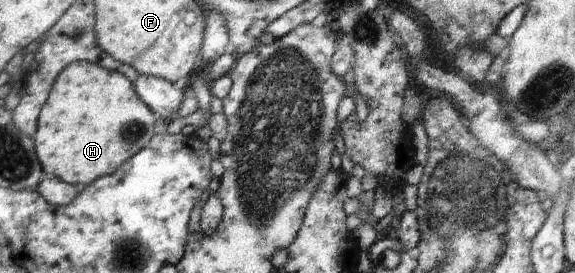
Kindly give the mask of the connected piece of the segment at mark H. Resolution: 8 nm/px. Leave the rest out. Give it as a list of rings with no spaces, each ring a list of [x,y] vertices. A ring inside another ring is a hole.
[[[86,60],[76,62],[60,74],[49,97],[38,120],[34,145],[45,174],[66,183],[81,188],[95,184],[101,177],[119,170],[123,163],[147,148],[155,137],[155,123],[160,116],[142,101],[133,83],[120,72],[104,69]]]

